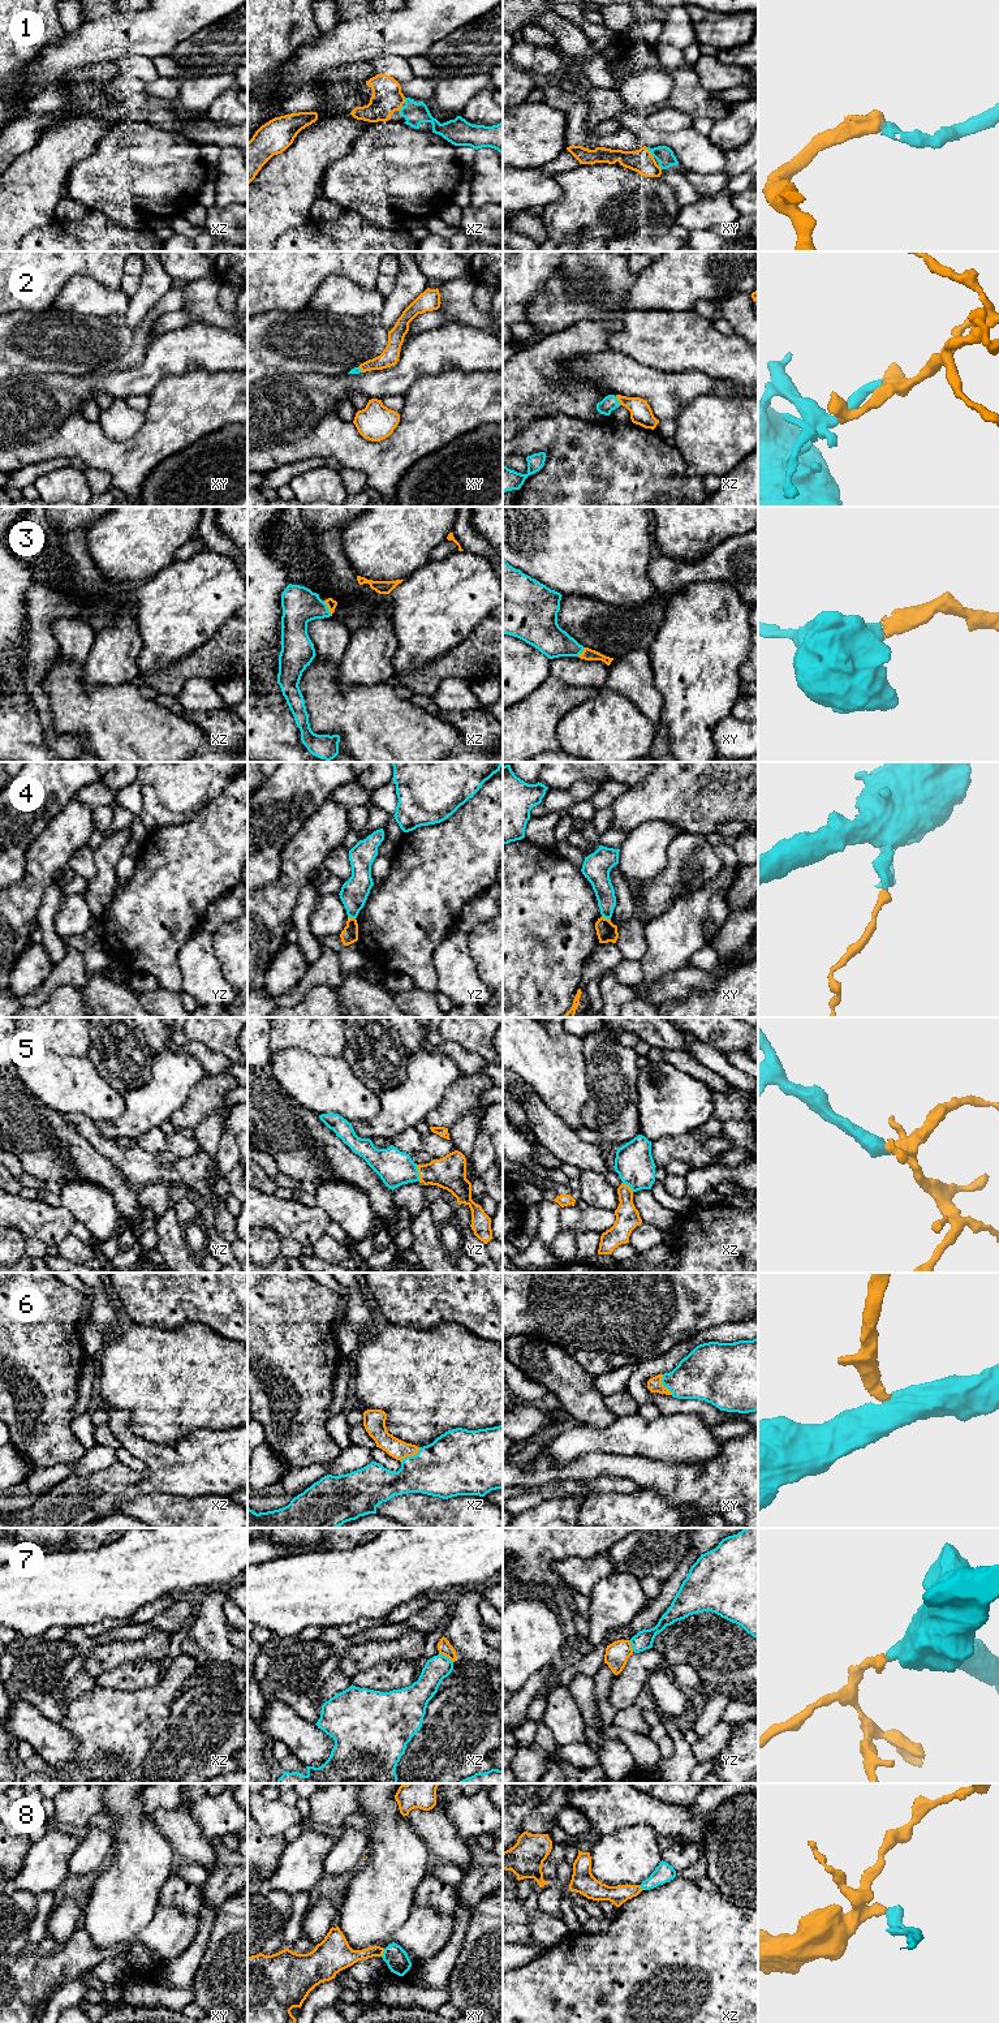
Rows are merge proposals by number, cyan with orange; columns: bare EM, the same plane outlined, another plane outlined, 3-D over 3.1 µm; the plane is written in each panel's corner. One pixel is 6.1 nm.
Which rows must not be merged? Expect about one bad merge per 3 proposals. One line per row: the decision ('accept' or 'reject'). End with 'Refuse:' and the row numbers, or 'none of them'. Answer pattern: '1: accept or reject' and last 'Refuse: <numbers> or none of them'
1: accept
2: accept
3: accept
4: reject
5: accept
6: accept
7: reject
8: reject
Refuse: 4, 7, 8

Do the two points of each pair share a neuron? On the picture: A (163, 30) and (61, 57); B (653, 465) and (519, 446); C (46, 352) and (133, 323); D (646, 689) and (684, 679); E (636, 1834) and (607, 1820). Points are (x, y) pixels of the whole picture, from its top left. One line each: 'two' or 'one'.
A: one
B: one
C: two
D: two
E: two

